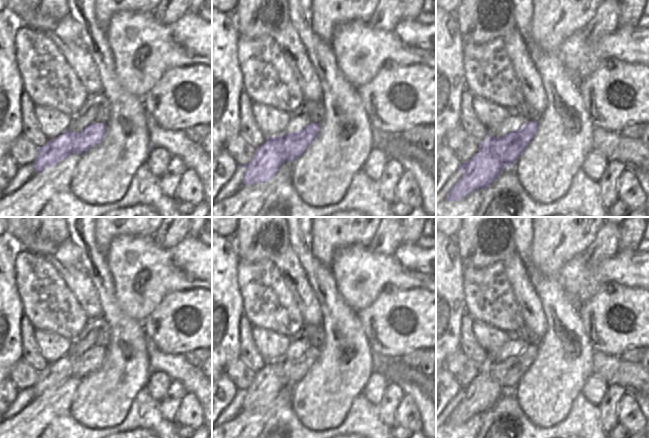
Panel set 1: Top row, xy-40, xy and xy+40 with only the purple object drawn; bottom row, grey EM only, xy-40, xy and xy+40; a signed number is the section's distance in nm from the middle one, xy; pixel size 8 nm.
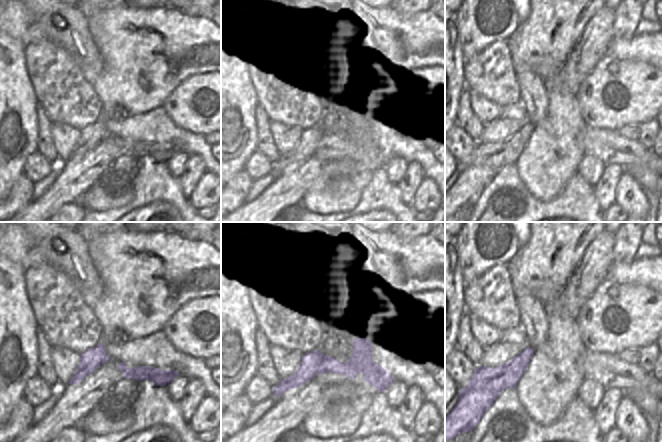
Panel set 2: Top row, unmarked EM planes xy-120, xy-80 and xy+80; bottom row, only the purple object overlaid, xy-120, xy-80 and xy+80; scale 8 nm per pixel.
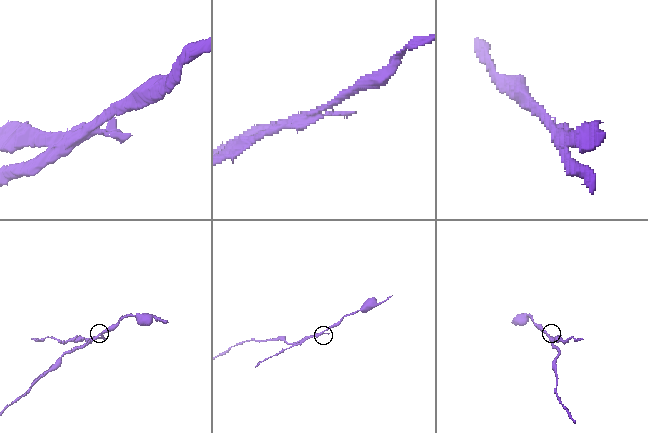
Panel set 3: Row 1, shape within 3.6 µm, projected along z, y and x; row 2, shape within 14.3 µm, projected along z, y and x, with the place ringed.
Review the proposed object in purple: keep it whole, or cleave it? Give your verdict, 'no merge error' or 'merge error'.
merge error

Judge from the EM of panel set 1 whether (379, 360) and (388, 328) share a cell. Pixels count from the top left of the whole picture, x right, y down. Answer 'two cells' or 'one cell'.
two cells

